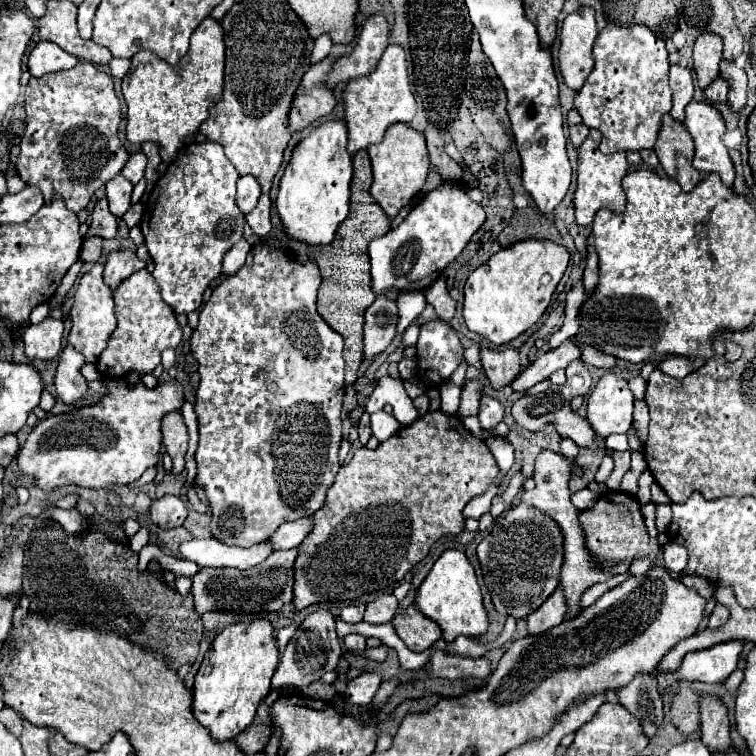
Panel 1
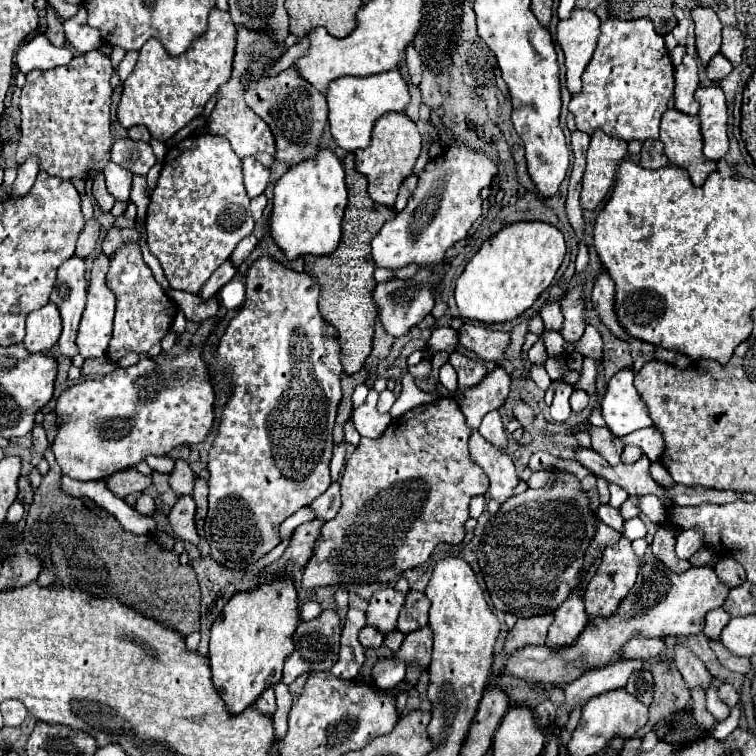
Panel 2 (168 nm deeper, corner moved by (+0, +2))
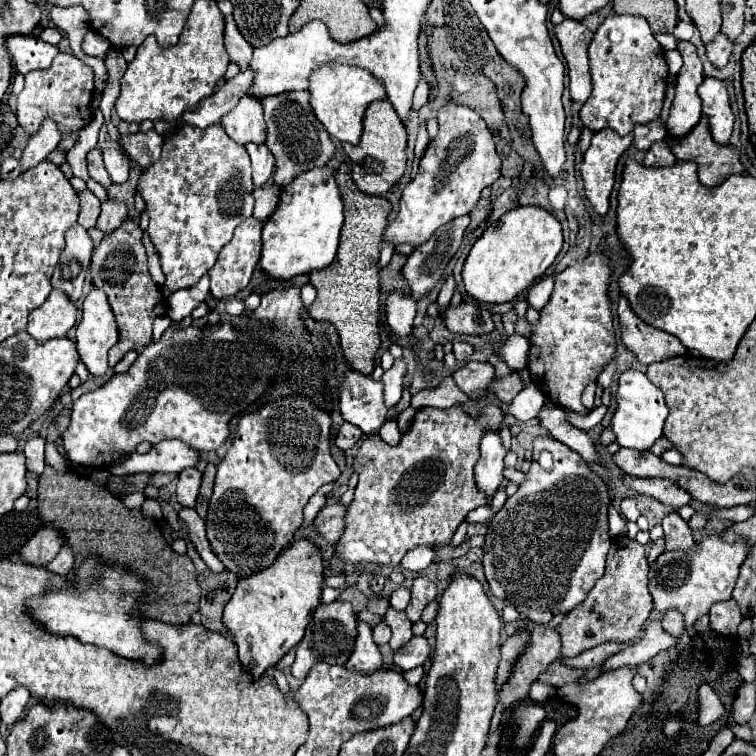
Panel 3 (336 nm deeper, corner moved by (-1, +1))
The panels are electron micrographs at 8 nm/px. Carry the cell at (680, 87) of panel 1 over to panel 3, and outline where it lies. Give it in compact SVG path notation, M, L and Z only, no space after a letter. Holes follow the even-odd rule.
M679 41L677 51L683 57L683 67L677 73L675 99L671 103L671 111L667 119L667 145L669 147L681 137L685 137L701 119L701 99L697 95L697 87L703 81L701 61L697 57L695 45L689 41Z

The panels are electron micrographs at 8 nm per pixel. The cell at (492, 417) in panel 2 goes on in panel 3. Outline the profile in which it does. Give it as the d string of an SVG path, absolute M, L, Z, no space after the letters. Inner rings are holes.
M489 433L481 441L481 457L475 465L475 481L477 489L485 493L487 503L491 503L493 495L497 493L501 481L503 481L503 457L505 447L501 445L499 433Z

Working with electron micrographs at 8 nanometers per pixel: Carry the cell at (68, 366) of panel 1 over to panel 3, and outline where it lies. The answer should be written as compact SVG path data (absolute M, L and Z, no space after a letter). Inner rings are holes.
M75 223L73 227L67 229L65 233L65 249L61 253L59 265L53 271L51 283L57 289L63 289L73 301L79 299L83 281L87 277L87 267L91 261L91 251L93 251L93 241L89 233Z

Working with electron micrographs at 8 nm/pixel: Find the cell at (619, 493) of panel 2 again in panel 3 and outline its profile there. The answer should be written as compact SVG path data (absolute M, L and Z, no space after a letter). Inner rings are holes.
M625 477L623 481L635 493L651 495L657 501L671 505L675 509L679 509L681 505L687 505L691 499L691 495L685 489L681 489L673 479L667 479L667 477Z

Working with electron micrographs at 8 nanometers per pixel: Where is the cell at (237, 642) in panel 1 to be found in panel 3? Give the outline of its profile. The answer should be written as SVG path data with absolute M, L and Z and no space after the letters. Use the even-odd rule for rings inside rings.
M309 539L289 545L269 569L239 579L231 601L225 605L223 623L231 629L233 641L239 647L239 659L253 677L261 677L301 641L313 611L321 603L321 591L323 559L317 545Z

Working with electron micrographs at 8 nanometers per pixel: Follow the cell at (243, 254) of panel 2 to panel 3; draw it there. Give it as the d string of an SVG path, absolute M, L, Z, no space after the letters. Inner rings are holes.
M249 217L235 229L235 235L229 241L229 245L225 245L225 249L221 249L221 253L217 257L217 265L213 265L213 269L209 271L211 295L215 299L227 299L227 297L243 291L249 285L253 269L261 255L261 229L263 229L263 221Z

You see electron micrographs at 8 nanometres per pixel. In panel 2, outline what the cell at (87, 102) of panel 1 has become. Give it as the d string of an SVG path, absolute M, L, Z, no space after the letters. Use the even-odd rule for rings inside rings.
M98 50L88 54L74 56L70 64L56 66L46 72L30 72L26 74L26 84L20 96L20 110L22 110L22 124L20 124L20 144L16 152L18 166L24 164L28 156L36 156L40 160L40 170L48 172L50 176L58 176L60 180L88 180L92 172L106 160L112 148L112 132L110 132L110 106L112 106L112 62L108 56L102 56Z

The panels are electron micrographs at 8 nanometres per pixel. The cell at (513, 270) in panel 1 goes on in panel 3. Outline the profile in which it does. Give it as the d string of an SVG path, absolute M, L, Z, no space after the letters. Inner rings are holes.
M527 205L507 211L475 241L463 267L465 291L483 303L505 303L525 293L555 261L563 245L561 223L543 207Z

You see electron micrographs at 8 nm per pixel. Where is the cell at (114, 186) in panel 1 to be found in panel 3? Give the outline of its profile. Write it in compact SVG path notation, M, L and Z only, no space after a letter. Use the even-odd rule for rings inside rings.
M105 149L103 151L105 169L111 175L113 183L125 183L129 177L129 157L121 149Z

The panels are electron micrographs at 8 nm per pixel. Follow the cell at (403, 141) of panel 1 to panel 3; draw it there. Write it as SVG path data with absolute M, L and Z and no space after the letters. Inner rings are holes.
M387 99L369 105L369 109L365 111L361 141L357 145L343 145L345 153L351 159L351 175L355 185L367 195L385 195L405 171L405 147L407 131L393 105Z

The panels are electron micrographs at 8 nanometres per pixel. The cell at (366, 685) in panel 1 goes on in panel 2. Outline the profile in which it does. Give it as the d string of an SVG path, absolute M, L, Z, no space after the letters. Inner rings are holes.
M392 658L380 660L380 662L372 668L374 686L376 686L378 690L392 690L392 688L396 688L396 686L404 680L404 672L406 672L406 664L394 662Z

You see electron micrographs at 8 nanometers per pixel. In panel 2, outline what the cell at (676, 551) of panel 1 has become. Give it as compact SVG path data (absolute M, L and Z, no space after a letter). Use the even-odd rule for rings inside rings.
M682 530L676 538L676 556L680 560L690 560L690 556L702 546L700 530Z

